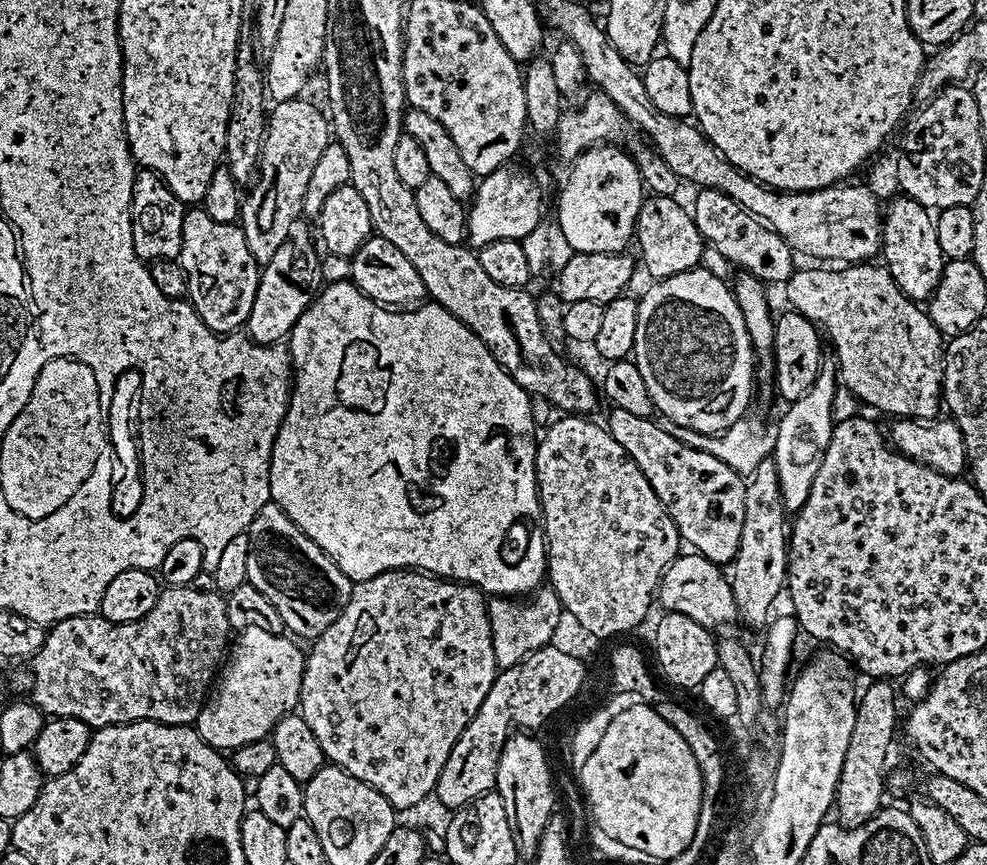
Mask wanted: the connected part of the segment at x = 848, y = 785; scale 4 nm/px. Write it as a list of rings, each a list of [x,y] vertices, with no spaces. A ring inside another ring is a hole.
[[[876,678],[871,681],[872,684],[869,686],[865,692],[862,692],[862,695],[859,697],[858,703],[856,705],[856,717],[854,718],[854,730],[850,734],[850,746],[846,746],[846,758],[844,759],[844,765],[842,766],[842,774],[840,775],[840,781],[836,783],[836,798],[834,801],[835,807],[838,809],[840,807],[840,816],[839,819],[844,822],[863,822],[868,819],[868,817],[872,816],[882,804],[880,801],[880,795],[884,792],[884,780],[886,784],[886,772],[884,776],[884,763],[888,760],[888,747],[892,744],[892,735],[896,732],[896,696],[898,700],[898,692],[891,688],[889,681],[884,678]]]

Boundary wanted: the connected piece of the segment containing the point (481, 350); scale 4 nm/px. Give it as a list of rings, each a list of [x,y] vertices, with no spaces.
[[[347,279],[329,283],[327,287],[304,309],[286,337],[294,383],[272,447],[272,500],[353,582],[369,580],[393,570],[423,570],[441,578],[474,584],[481,592],[496,598],[516,598],[541,587],[546,576],[546,545],[540,497],[536,491],[538,436],[532,433],[534,405],[528,401],[531,400],[529,393],[496,361],[482,338],[473,334],[442,305],[424,302],[411,310],[393,310],[362,294]]]

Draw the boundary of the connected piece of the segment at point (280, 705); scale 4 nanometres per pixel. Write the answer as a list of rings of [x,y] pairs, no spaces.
[[[257,628],[243,629],[237,636],[240,637],[237,640],[235,637],[234,643],[227,653],[226,663],[223,665],[222,675],[218,680],[218,687],[205,699],[204,708],[198,714],[194,725],[197,734],[211,748],[217,750],[225,750],[224,748],[235,750],[241,748],[243,744],[265,739],[271,733],[272,727],[297,707],[304,677],[306,656],[302,648],[300,652],[299,646],[295,644],[295,642],[297,643],[295,639],[278,632],[258,630]]]

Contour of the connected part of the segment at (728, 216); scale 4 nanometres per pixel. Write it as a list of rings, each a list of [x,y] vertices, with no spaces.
[[[701,187],[692,210],[692,221],[704,238],[705,245],[714,247],[732,266],[743,270],[747,275],[756,276],[762,282],[768,280],[787,281],[794,271],[792,247],[764,221],[751,216],[734,198],[717,189]]]

